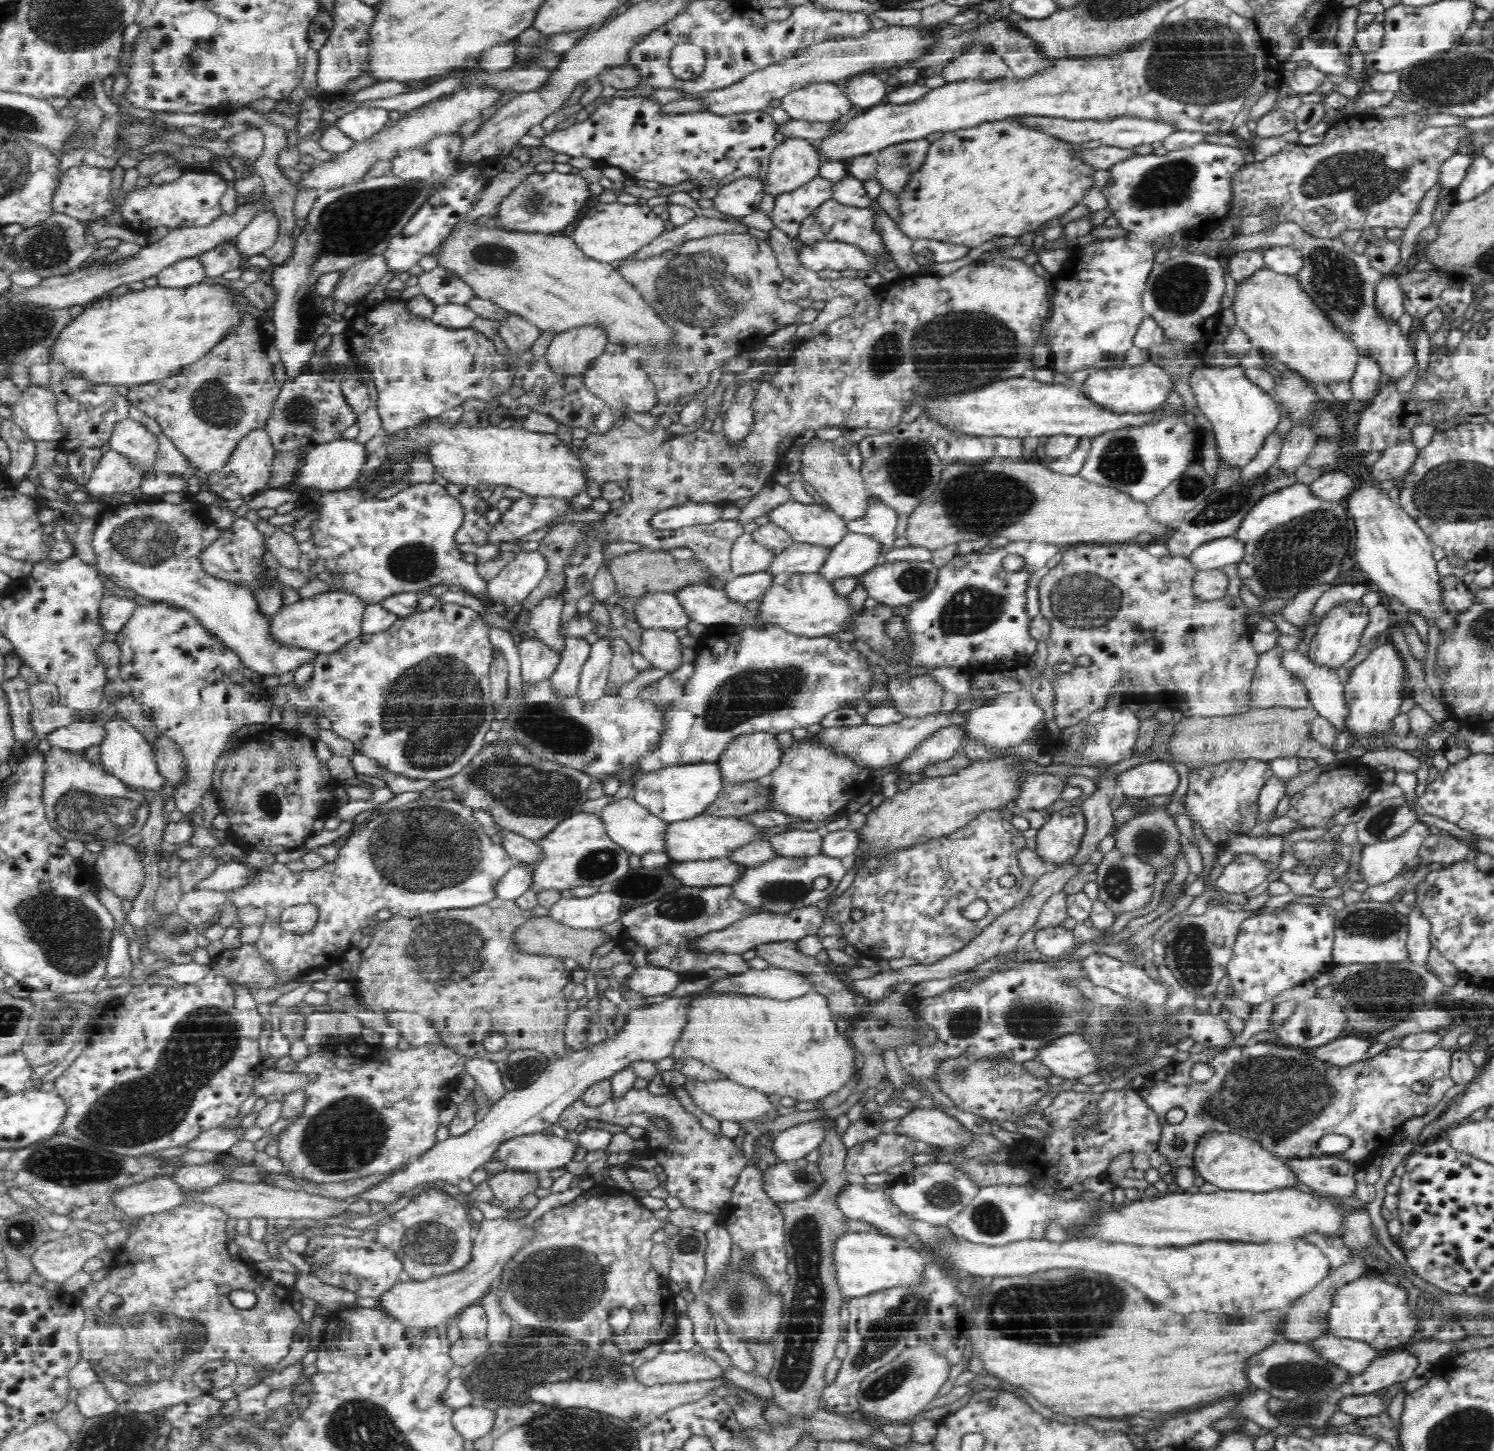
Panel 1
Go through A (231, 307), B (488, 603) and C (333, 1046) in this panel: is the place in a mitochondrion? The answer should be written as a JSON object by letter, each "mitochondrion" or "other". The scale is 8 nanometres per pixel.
{"A":"other","B":"other","C":"other"}

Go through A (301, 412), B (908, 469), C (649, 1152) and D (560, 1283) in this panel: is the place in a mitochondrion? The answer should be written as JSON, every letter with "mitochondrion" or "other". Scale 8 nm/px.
{"A":"mitochondrion","B":"mitochondrion","C":"other","D":"mitochondrion"}

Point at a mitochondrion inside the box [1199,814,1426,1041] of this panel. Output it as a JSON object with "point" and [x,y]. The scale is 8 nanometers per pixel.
{"point":[1375,923]}

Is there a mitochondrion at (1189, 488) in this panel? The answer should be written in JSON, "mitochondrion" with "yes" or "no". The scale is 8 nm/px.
{"mitochondrion":"yes"}

